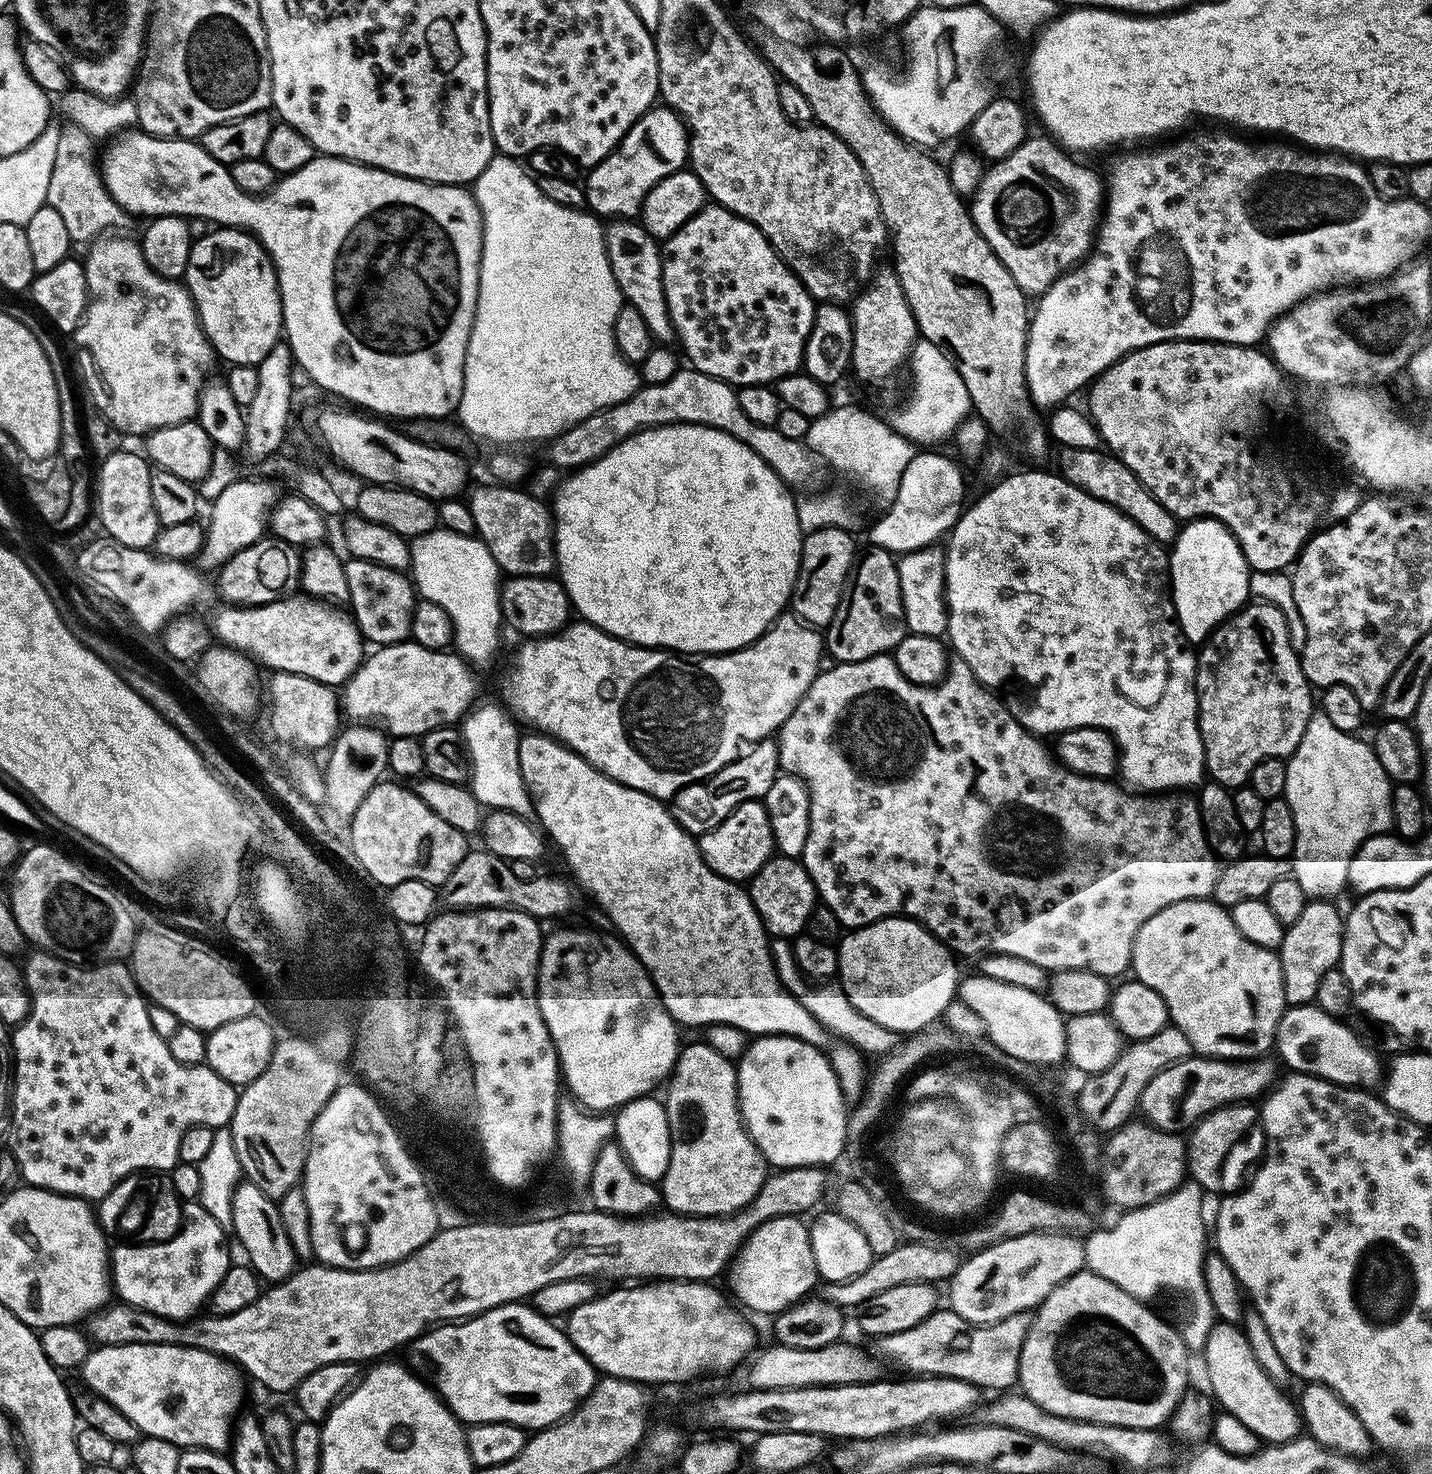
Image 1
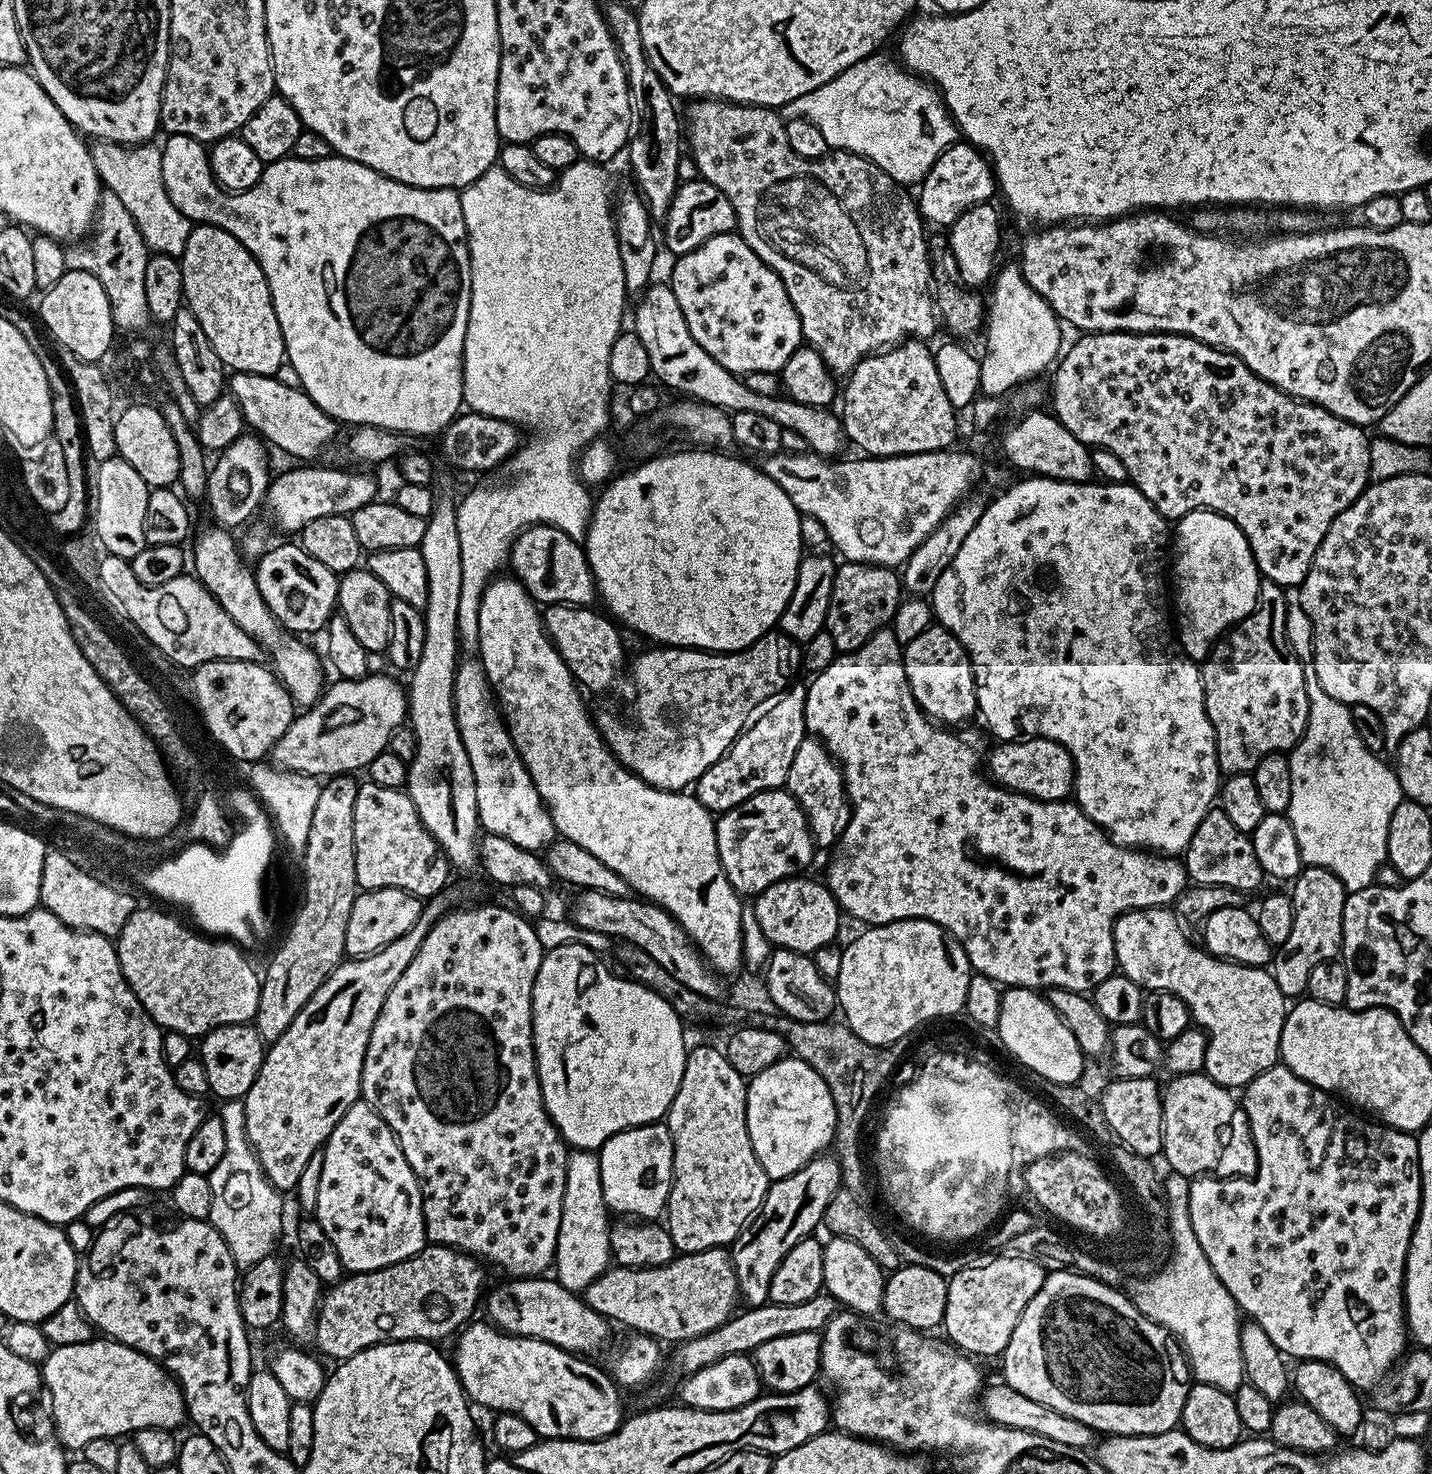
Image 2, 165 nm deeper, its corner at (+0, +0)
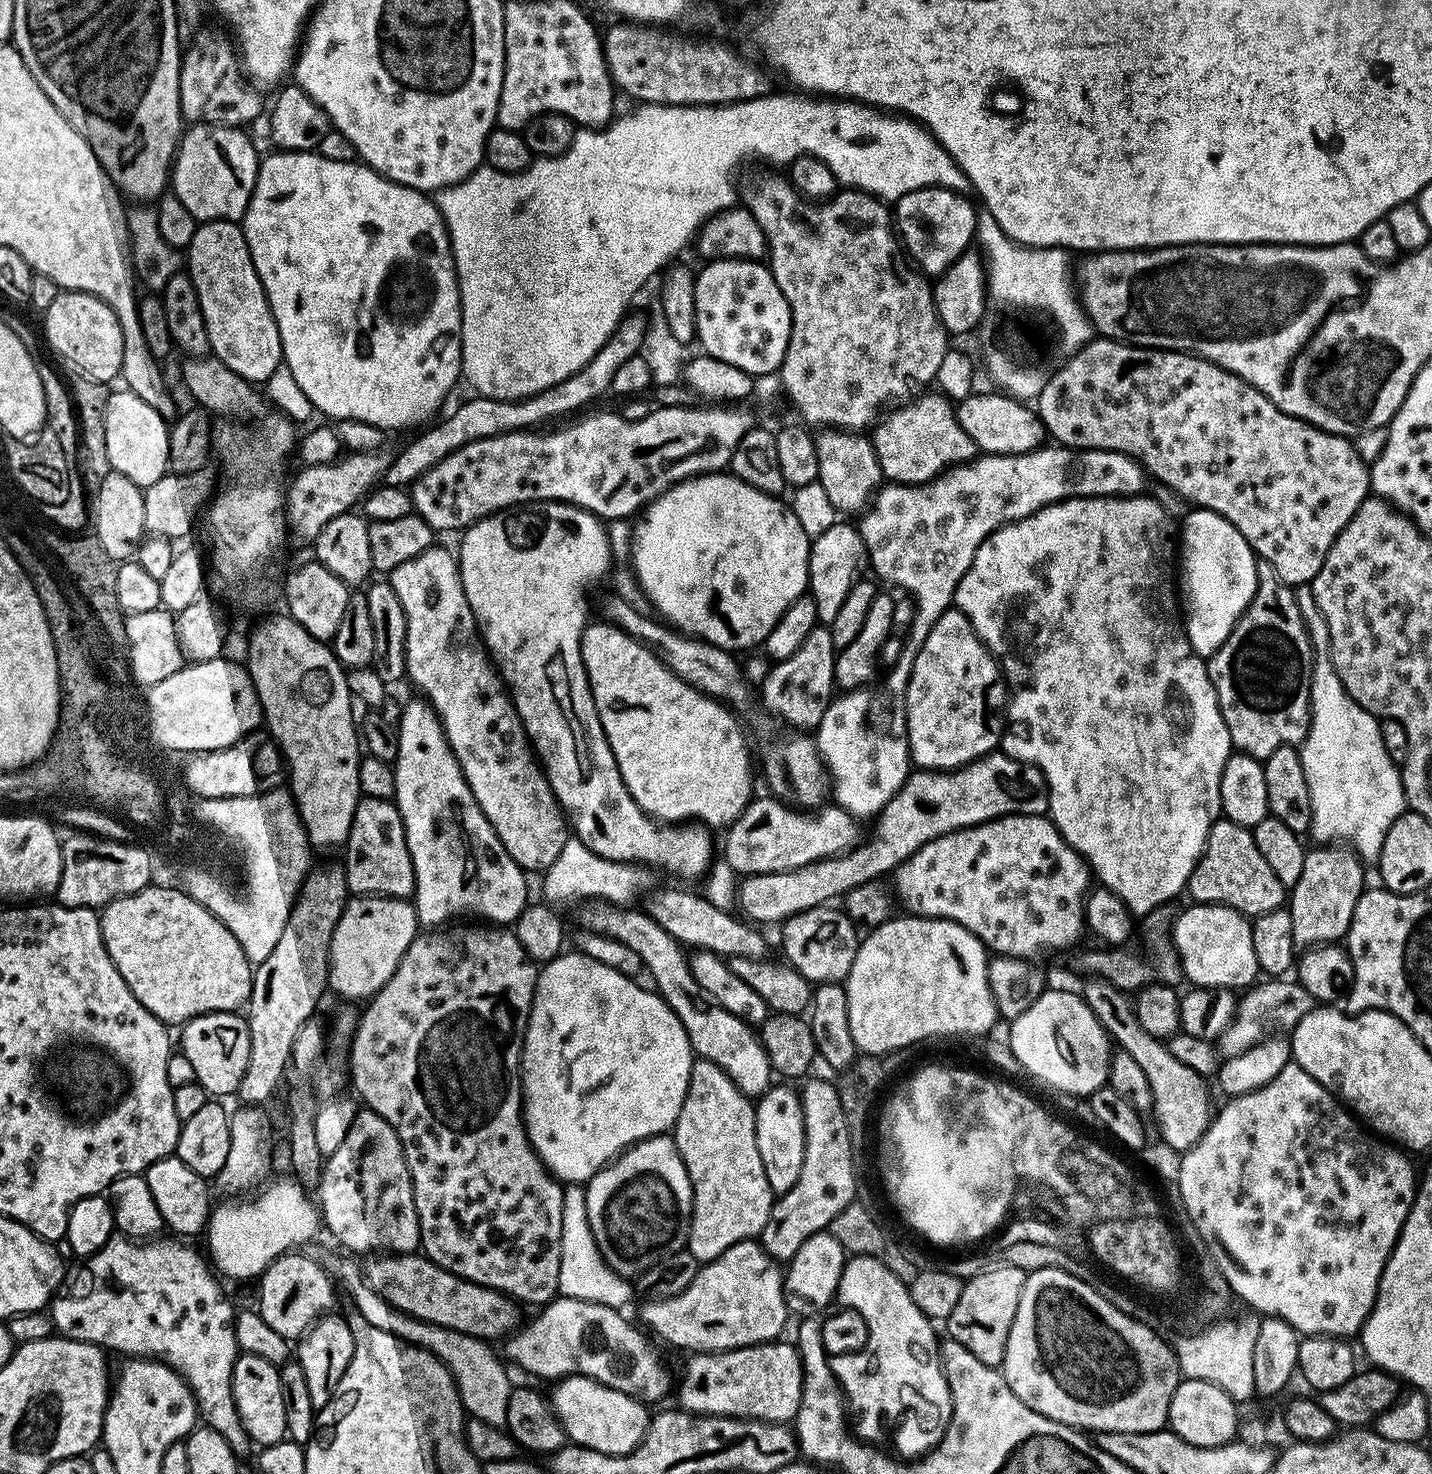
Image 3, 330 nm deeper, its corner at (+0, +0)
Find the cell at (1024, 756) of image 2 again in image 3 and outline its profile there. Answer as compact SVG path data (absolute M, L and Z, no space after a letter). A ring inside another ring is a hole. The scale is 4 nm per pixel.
M999 750L988 756L978 758L974 762L962 765L961 768L951 770L912 770L909 771L906 782L886 802L879 816L875 817L876 833L856 847L839 855L828 856L825 860L819 860L813 864L807 864L794 870L775 872L774 874L758 874L757 876L745 876L739 881L735 889L736 900L740 903L739 911L745 921L756 926L764 924L776 924L789 920L794 914L805 912L811 908L819 908L827 905L837 896L843 898L850 890L865 884L870 880L884 878L884 875L895 873L896 867L906 862L926 842L934 838L942 838L951 832L957 832L963 828L969 828L975 824L981 824L987 820L996 820L1000 816L1042 816L1048 811L1048 783L1033 764L1023 764L1021 760L1015 760Z

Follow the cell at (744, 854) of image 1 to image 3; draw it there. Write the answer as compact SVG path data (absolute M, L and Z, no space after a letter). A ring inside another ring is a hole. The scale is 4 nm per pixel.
M768 794L761 800L749 800L740 817L726 829L722 859L745 877L794 870L855 848L861 839L856 817L835 806L823 808L797 810Z

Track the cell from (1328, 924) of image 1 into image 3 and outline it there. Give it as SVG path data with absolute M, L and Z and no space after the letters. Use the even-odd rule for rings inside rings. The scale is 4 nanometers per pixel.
M1316 846L1313 849L1313 852L1312 849L1305 851L1302 878L1298 878L1298 882L1290 890L1294 942L1300 950L1343 941L1354 918L1354 906L1358 906L1358 898L1366 890L1365 865L1351 848Z

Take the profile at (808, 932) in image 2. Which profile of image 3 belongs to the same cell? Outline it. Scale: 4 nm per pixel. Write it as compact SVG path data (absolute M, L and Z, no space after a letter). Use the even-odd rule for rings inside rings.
M821 906L794 914L789 920L783 921L779 929L784 939L783 959L816 986L843 981L856 957L857 925L847 912L832 907L836 906Z

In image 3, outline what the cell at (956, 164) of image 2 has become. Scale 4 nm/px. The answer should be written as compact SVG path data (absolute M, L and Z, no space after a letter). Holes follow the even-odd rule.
M919 188L914 190L910 194L902 194L902 198L898 201L895 201L894 204L894 227L898 233L898 239L902 245L903 251L907 253L910 257L911 263L915 265L917 269L925 277L928 278L939 278L943 276L944 271L948 269L951 264L954 263L963 254L963 252L969 251L970 245L973 243L975 234L976 234L976 225L978 223L978 208L975 208L974 205L968 201L969 197L962 192L955 192L953 188Z

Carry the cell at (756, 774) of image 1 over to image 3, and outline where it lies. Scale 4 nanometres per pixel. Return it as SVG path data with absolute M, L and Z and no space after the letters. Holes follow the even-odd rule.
M817 626L810 630L806 642L790 658L775 661L769 667L768 677L762 681L758 696L776 716L781 716L785 725L797 730L814 730L822 722L822 714L826 714L829 704L834 699L836 682L836 658L838 649L832 641L832 629L828 626Z

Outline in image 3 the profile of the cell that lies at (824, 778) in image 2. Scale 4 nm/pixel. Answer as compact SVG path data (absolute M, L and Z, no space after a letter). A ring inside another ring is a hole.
M1041 446L1033 452L1009 456L980 454L974 460L946 469L927 484L885 483L874 497L874 506L859 517L858 529L868 552L867 563L872 564L873 570L882 579L909 592L905 593L914 601L916 613L912 628L903 639L904 646L902 654L898 654L898 662L887 669L888 677L880 685L853 688L840 694L844 696L837 695L826 714L822 714L820 725L814 729L816 751L820 754L823 767L828 769L831 799L836 799L833 800L835 807L846 810L857 821L864 822L867 816L879 816L886 802L890 802L890 798L894 798L906 782L910 771L910 753L904 717L904 692L914 670L914 658L918 658L918 650L922 650L922 642L926 642L926 634L930 634L934 622L938 622L941 614L953 607L958 582L962 574L966 574L970 562L974 562L978 546L982 546L985 538L991 532L997 532L1003 524L1014 524L1060 500L1075 496L1139 496L1145 491L1143 466L1125 453L1101 448L1051 447Z

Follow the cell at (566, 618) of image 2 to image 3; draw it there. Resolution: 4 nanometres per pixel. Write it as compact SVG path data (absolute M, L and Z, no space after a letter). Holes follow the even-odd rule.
M592 622L585 627L580 639L580 653L584 668L588 672L588 684L592 687L594 706L598 710L598 718L602 722L606 742L614 754L614 762L618 762L618 774L622 774L622 782L626 782L626 790L630 790L634 802L638 802L640 809L657 822L699 822L712 830L727 829L729 824L733 824L740 817L742 810L754 796L752 792L754 756L753 753L752 756L748 753L748 740L744 737L739 722L732 717L733 709L725 706L719 699L708 696L694 686L682 682L661 662L659 656L655 656L645 644L630 638L630 634L626 634L621 628L615 628L614 625L607 622L599 623Z

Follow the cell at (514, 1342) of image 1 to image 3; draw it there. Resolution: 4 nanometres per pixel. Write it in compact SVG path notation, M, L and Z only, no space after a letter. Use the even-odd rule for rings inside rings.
M565 1376L555 1381L553 1388L556 1389L553 1390L552 1396L550 1392L552 1411L559 1418L560 1425L564 1427L565 1437L571 1443L581 1444L590 1450L598 1450L607 1456L621 1456L630 1454L642 1442L648 1429L650 1412L641 1401L630 1398L610 1386L600 1384L589 1376Z

